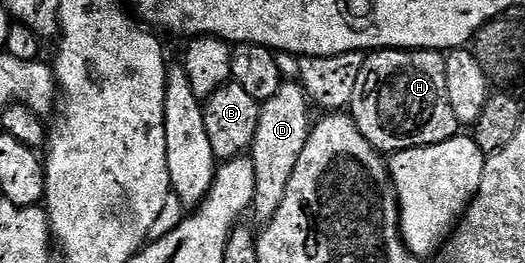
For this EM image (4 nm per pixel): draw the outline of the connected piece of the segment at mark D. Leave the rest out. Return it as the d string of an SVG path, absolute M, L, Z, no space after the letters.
M282 81L279 92L271 96L271 100L261 103L259 128L251 147L251 157L255 168L255 192L251 214L261 224L273 219L279 212L279 204L283 204L283 196L287 193L287 184L291 181L291 172L295 172L295 164L299 164L299 156L303 152L303 144L307 144L311 129L309 118L311 101L305 93L300 81Z

